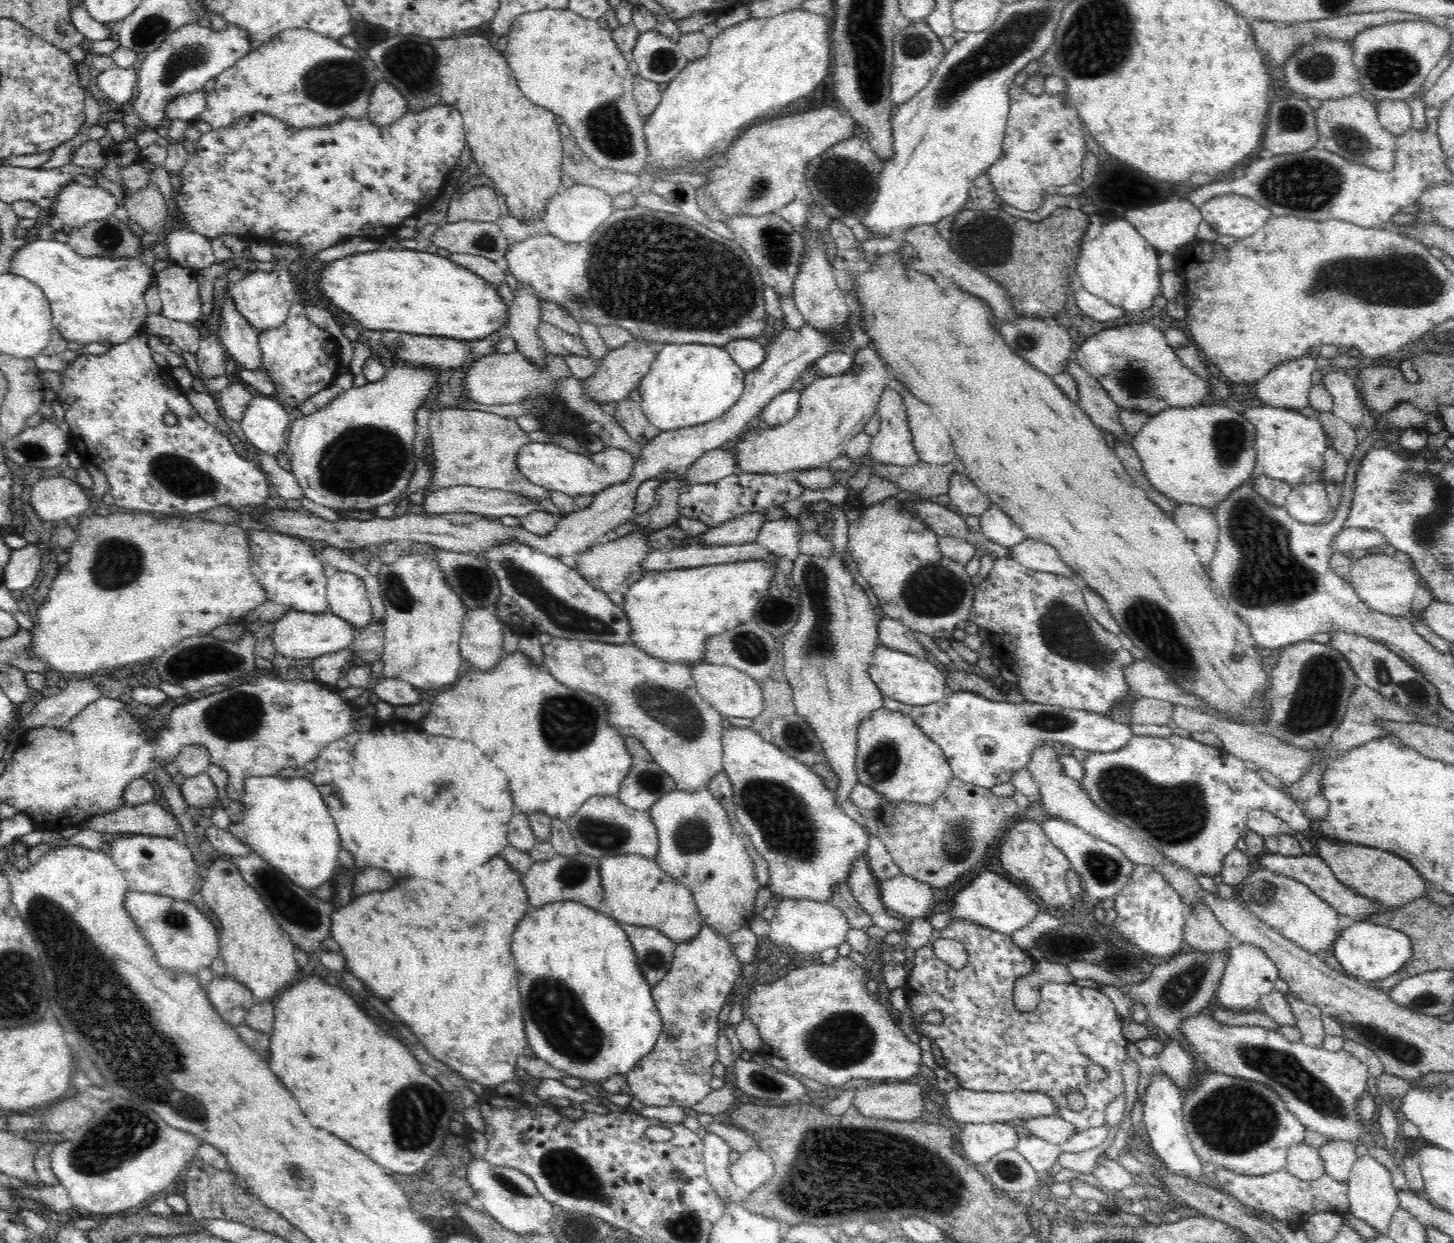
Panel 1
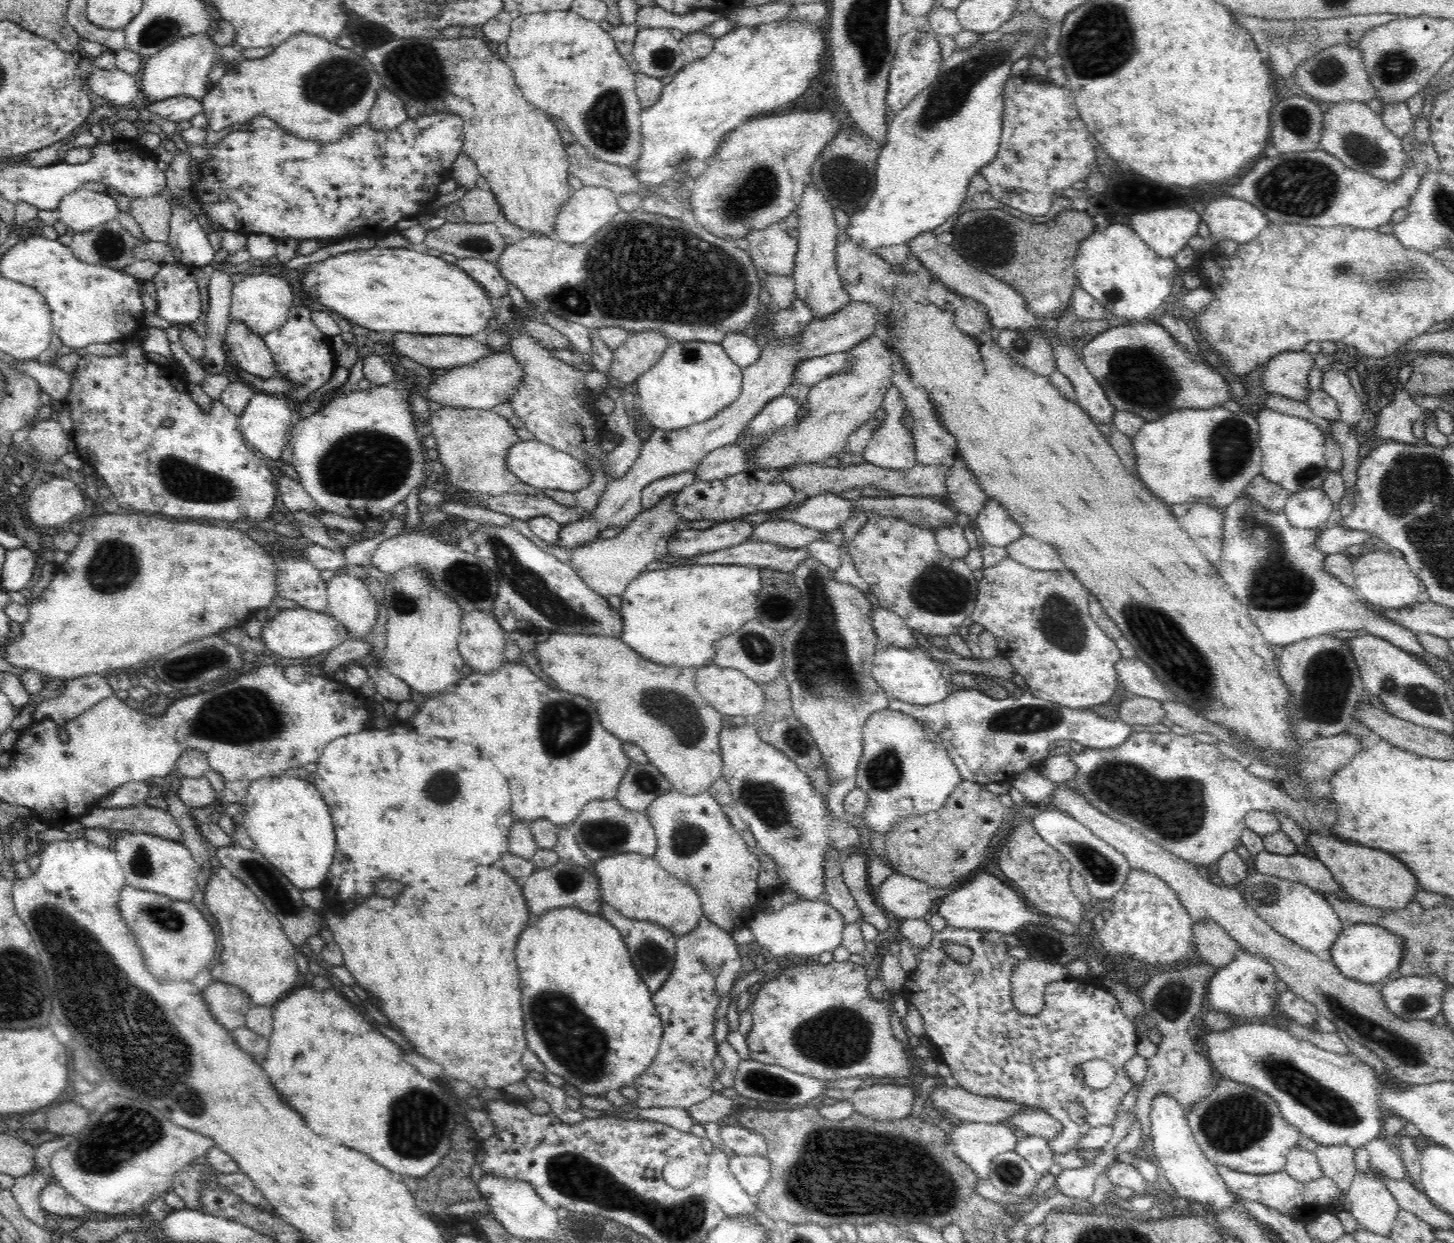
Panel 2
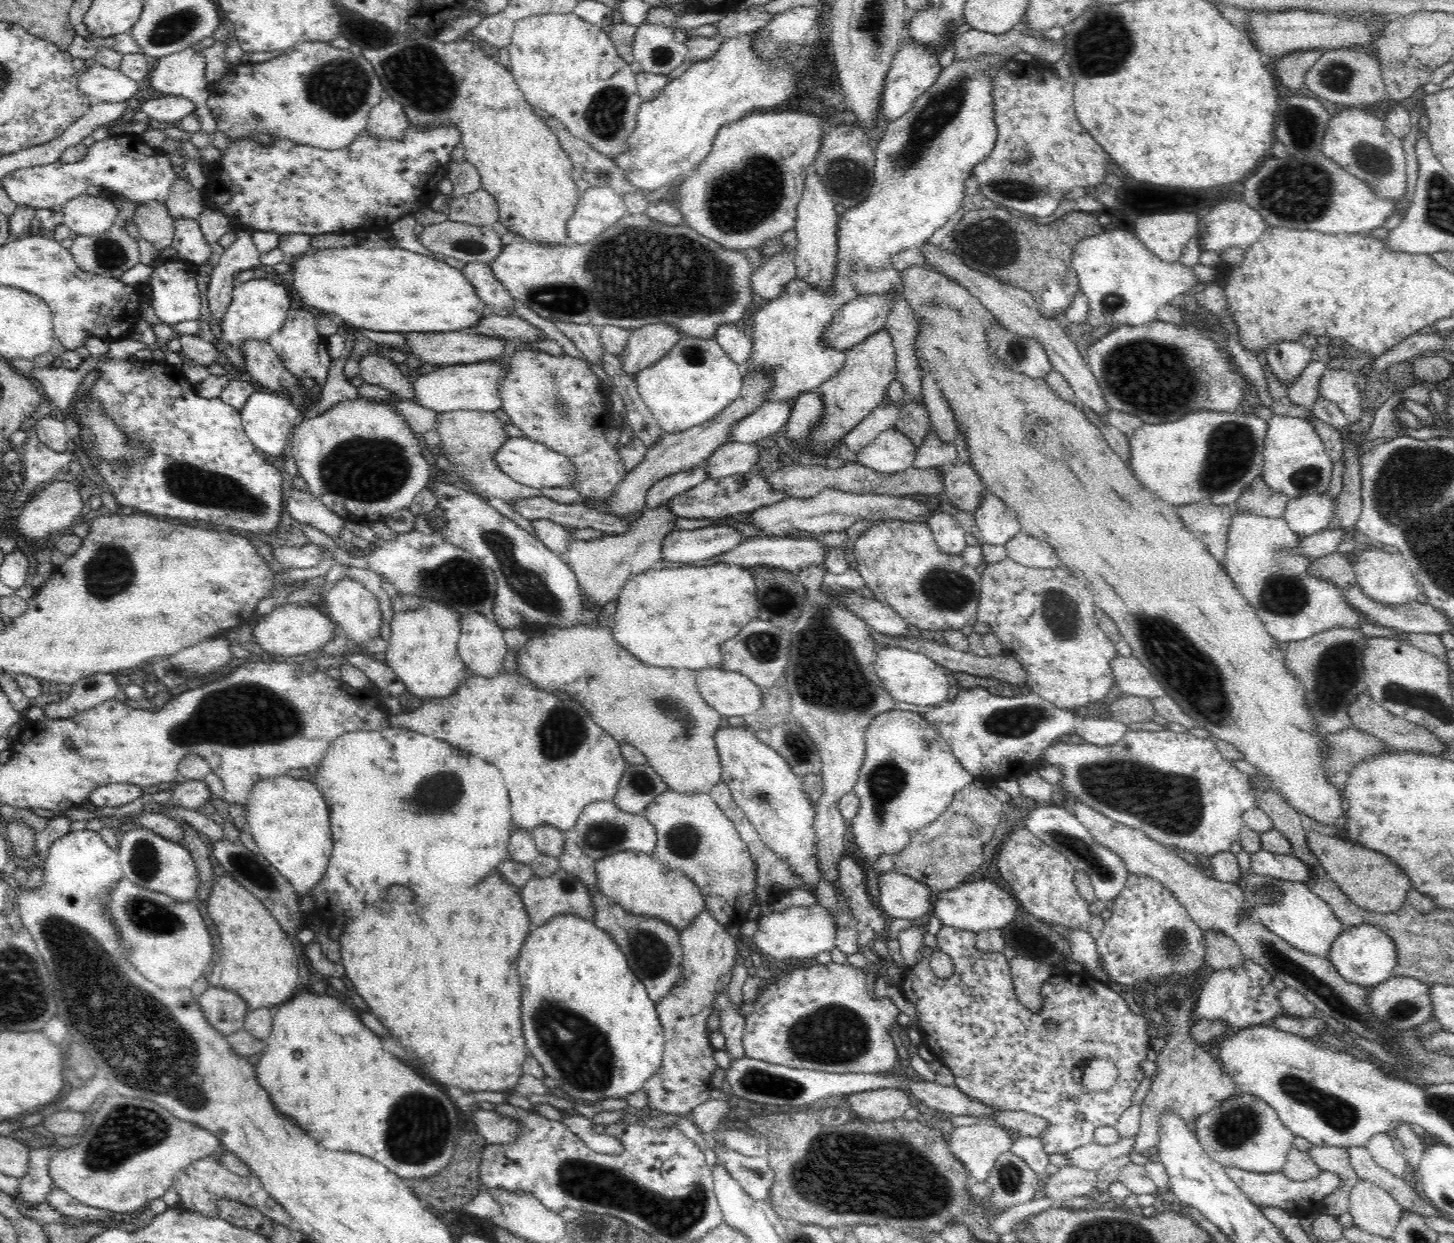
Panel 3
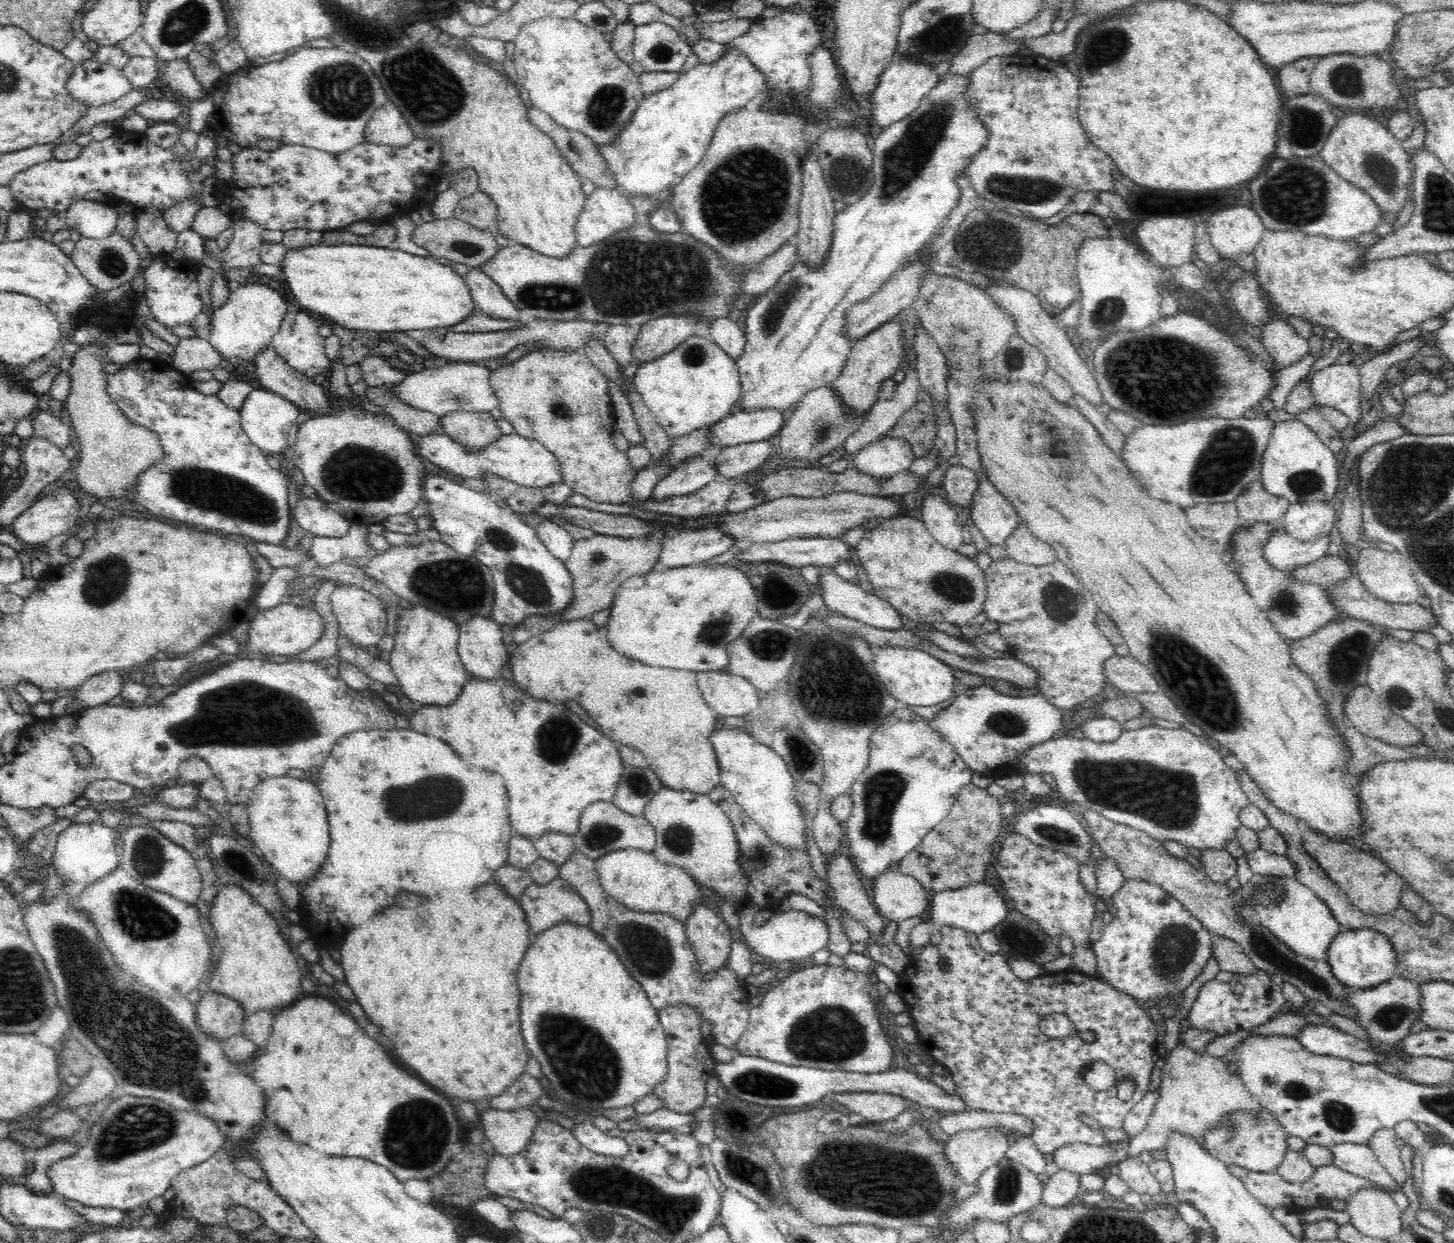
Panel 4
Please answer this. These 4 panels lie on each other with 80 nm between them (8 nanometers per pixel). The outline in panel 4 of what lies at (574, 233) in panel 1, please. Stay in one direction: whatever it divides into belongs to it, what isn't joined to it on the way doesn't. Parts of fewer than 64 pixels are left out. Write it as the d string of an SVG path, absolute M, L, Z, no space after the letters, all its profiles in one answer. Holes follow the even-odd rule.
M596 188L586 202L576 226L578 247L588 248L605 241L637 222L634 207L627 194L618 189Z

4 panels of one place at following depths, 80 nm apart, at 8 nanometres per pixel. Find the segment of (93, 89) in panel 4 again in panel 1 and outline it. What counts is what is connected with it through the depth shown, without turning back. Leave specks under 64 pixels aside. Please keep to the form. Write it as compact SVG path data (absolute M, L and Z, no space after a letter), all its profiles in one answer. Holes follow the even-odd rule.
M114 66L93 78L93 85L118 105L126 104L135 98L138 92L137 83L138 74L132 66L130 68Z

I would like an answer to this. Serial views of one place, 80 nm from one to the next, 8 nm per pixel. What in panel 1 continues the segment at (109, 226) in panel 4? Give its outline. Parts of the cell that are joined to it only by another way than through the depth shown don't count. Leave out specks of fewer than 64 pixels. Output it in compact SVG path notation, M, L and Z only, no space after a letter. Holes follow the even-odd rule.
M77 182L60 190L56 200L51 213L72 229L105 220L114 215L117 206L116 198L106 189L100 186L86 187Z

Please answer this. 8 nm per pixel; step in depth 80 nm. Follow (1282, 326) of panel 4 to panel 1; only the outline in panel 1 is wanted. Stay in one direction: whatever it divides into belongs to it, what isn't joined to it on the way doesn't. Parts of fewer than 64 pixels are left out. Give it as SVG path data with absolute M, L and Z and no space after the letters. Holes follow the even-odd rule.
M1309 354L1277 364L1255 385L1255 397L1265 405L1301 410L1309 406L1312 372L1317 369L1316 359Z

